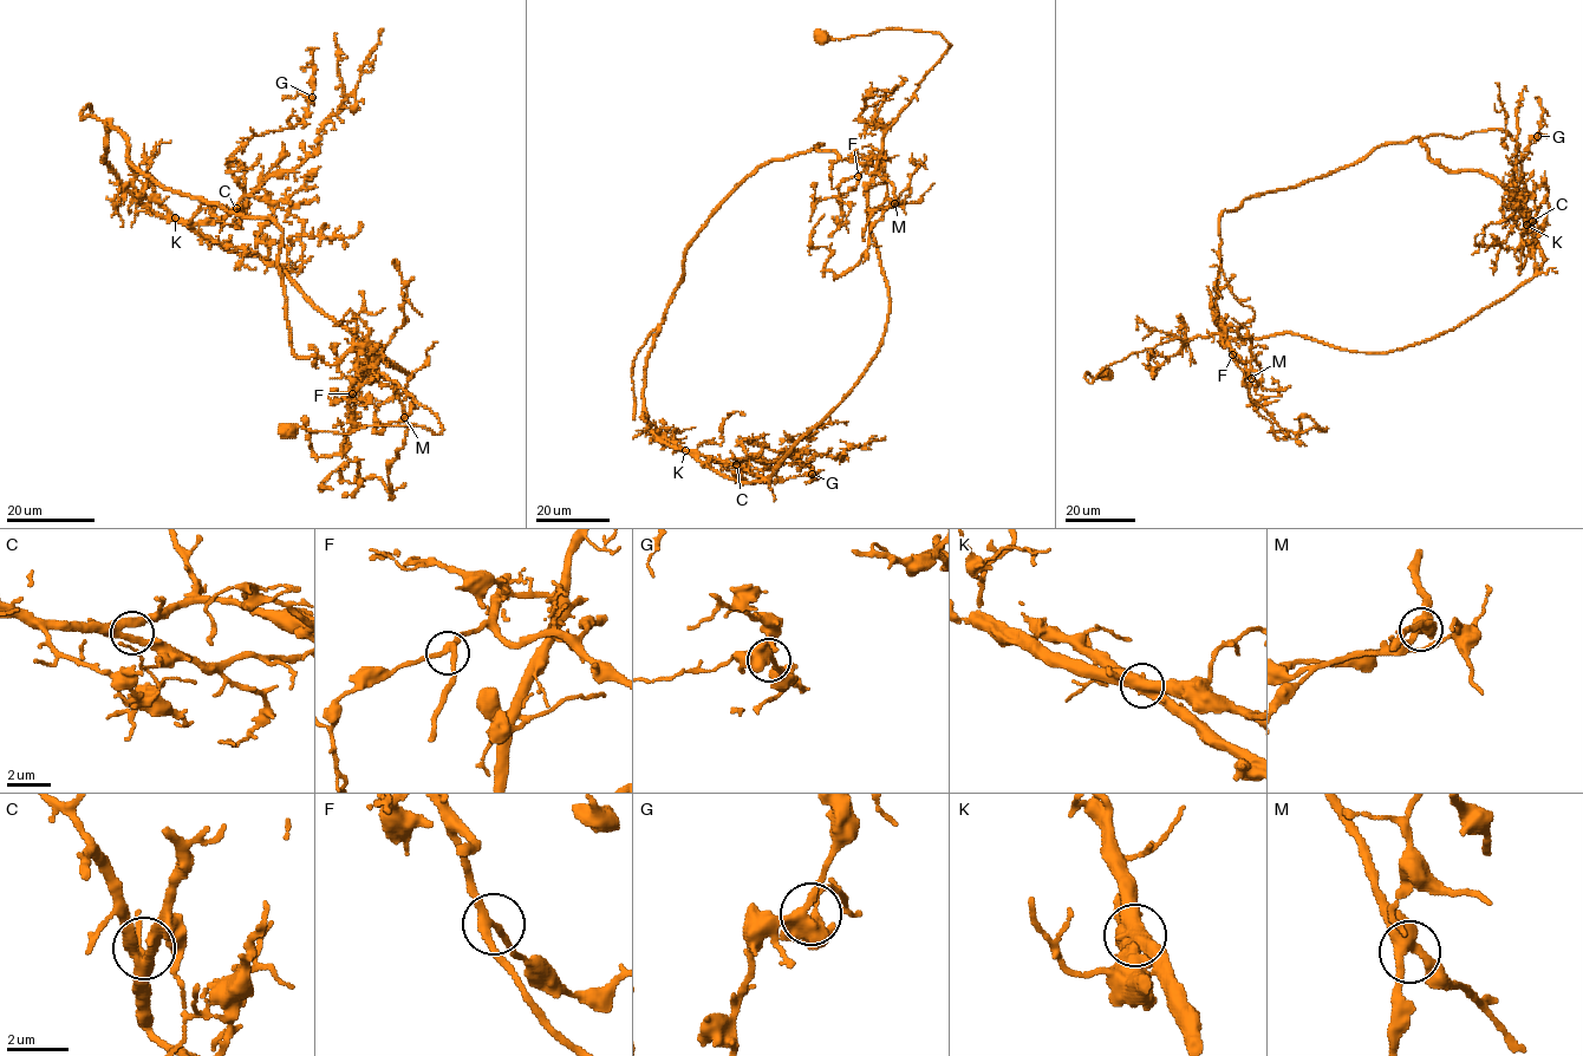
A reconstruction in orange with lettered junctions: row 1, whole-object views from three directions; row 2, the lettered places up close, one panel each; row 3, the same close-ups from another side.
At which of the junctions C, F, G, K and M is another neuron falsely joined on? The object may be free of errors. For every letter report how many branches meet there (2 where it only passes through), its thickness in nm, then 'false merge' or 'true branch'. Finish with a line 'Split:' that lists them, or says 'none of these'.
C: 3 | 300 nm | true branch
F: 3 | 280 nm | true branch
G: 3 | 440 nm | true branch
K: 2 | 700 nm | false merge
M: 3 | 400 nm | true branch
Split: K

